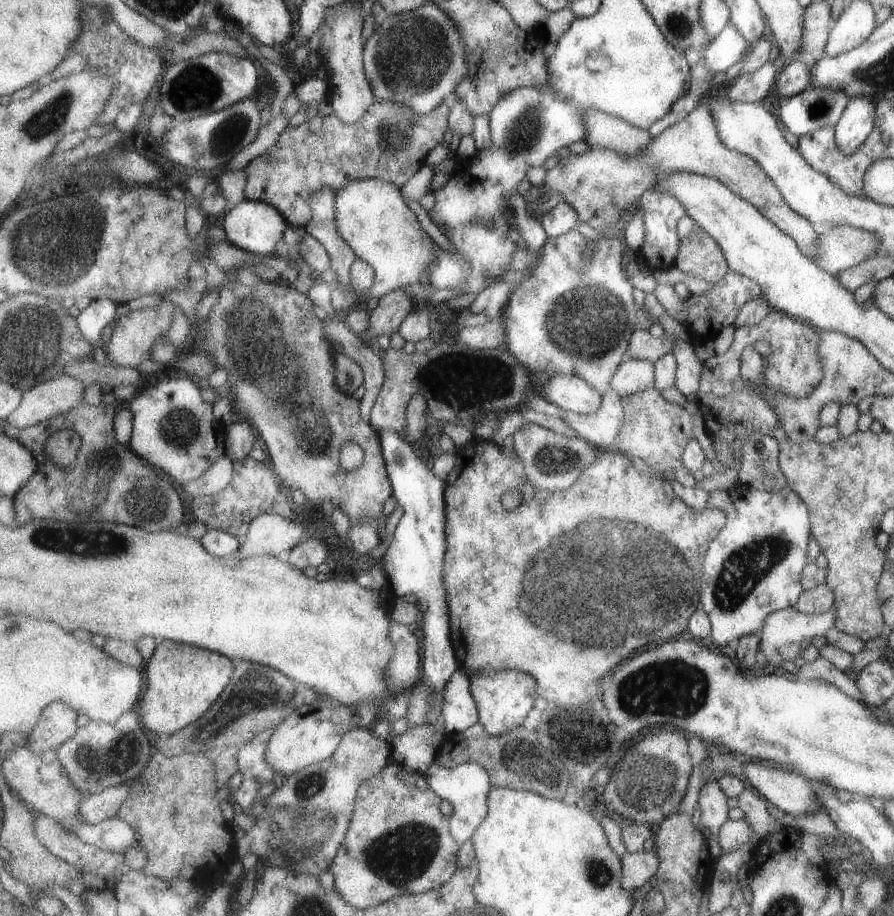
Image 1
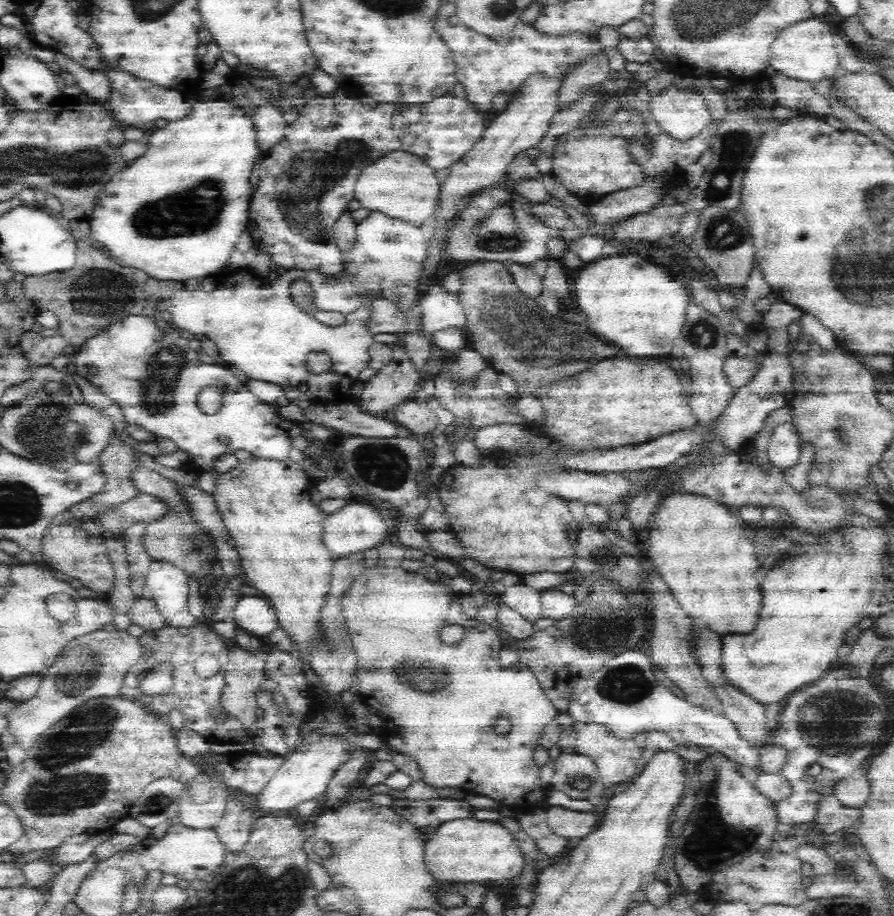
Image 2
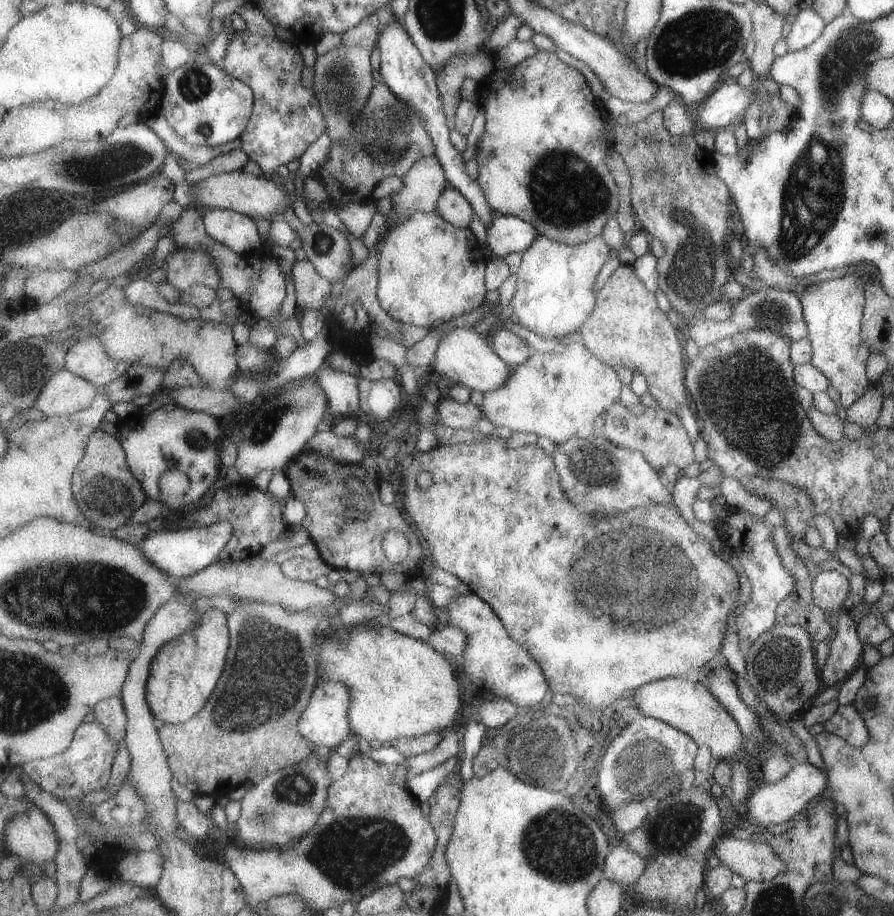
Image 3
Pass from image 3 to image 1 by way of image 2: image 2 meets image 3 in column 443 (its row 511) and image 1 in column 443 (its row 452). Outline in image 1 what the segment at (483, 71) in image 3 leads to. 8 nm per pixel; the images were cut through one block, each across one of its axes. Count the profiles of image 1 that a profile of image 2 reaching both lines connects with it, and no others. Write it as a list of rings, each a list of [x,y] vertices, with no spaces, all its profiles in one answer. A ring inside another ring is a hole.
[[[457,96],[447,98],[427,116],[413,114],[407,106],[401,106],[401,104],[375,102],[369,108],[369,112],[353,124],[341,122],[335,114],[325,116],[325,118],[309,114],[307,120],[301,122],[299,126],[285,128],[283,134],[279,136],[277,144],[269,150],[269,154],[263,154],[263,156],[255,158],[253,162],[249,162],[249,166],[245,168],[247,198],[275,206],[279,212],[283,212],[285,220],[291,226],[307,228],[307,224],[311,222],[311,216],[315,214],[311,210],[311,194],[315,194],[323,188],[333,188],[337,194],[343,186],[349,184],[349,180],[355,180],[355,178],[381,178],[385,182],[391,182],[391,184],[403,188],[425,166],[425,160],[431,154],[431,150],[443,142],[447,128],[451,128],[451,108],[453,108],[455,100],[457,100]]]

